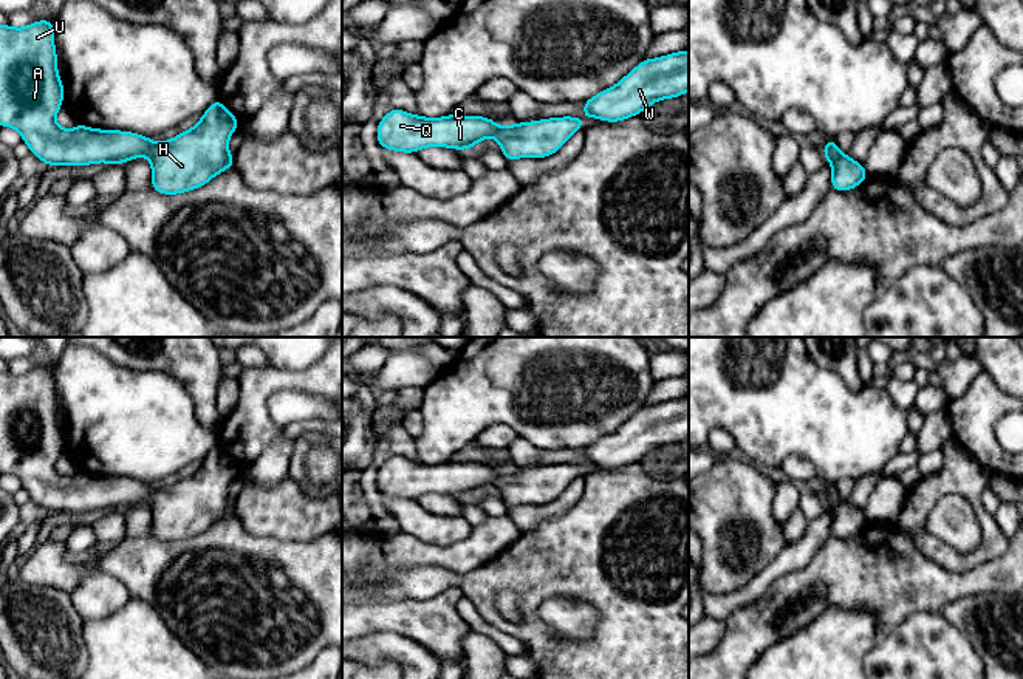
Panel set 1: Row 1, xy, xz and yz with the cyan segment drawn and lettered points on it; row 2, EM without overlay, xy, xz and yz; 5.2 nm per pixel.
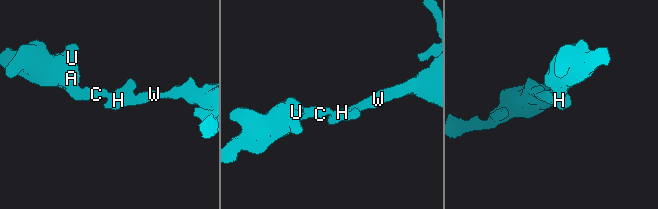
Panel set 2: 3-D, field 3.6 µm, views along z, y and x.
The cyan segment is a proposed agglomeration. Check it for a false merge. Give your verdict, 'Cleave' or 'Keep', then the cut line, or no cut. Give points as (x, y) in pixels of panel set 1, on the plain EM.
Keep. No split

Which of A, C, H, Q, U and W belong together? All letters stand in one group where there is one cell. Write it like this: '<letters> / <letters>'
A C H Q U W

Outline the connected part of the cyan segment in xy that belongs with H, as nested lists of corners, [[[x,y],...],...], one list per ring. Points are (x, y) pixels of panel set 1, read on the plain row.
[[[36,367],[25,374],[0,371],[0,473],[15,475],[31,500],[53,512],[91,512],[96,509],[125,510],[147,503],[152,510],[152,535],[163,541],[178,541],[207,531],[214,523],[235,514],[229,501],[229,484],[240,467],[221,445],[217,445],[201,461],[198,470],[176,484],[155,489],[152,484],[121,476],[99,476],[77,470],[71,476],[56,470],[62,453],[65,433],[57,418],[54,394],[54,367]]]

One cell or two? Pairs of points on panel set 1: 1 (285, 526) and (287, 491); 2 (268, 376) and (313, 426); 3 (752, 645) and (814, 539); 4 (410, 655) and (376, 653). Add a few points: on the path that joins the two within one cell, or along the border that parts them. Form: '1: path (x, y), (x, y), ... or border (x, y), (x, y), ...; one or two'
1: path (285, 517), (287, 500); one
2: path (260, 399), (260, 416), (276, 432), (290, 432); one
3: border (824, 543), (800, 568), (782, 574), (768, 590); two
4: path (403, 653), (384, 653); one

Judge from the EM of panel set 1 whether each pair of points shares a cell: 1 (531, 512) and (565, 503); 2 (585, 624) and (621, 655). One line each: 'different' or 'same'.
1: same
2: different

